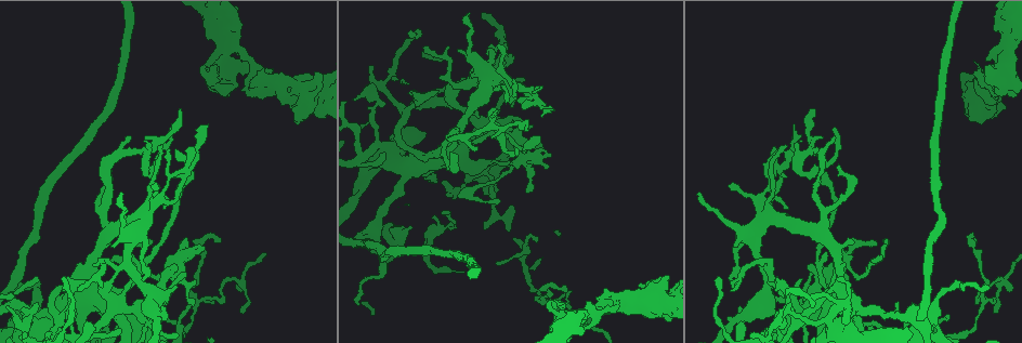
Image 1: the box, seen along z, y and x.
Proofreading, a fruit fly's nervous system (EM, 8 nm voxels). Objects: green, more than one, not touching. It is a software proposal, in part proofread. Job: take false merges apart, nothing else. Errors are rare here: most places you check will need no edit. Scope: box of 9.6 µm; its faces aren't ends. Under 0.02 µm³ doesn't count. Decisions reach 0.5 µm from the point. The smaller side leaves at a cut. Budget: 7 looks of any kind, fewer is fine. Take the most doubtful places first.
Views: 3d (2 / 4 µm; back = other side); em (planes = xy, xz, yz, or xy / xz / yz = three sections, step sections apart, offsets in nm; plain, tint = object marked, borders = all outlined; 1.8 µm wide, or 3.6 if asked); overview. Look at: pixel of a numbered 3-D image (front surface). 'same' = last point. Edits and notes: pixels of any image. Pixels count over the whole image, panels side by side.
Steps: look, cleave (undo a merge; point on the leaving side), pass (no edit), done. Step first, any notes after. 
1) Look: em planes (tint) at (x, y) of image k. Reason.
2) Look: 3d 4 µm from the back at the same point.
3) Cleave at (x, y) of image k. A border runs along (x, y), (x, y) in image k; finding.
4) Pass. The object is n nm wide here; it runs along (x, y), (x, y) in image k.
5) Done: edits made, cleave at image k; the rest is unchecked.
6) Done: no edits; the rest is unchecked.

Look: 3d 4 µm at (811, 318) of image 1. Three-way junction.

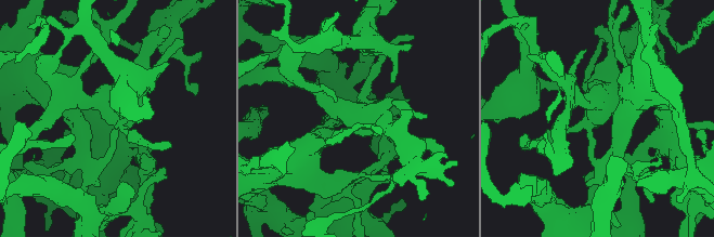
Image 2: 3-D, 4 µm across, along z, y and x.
Look: em 3.6 µm planes (tint) at (116, 114) of image 2. Now the EM.

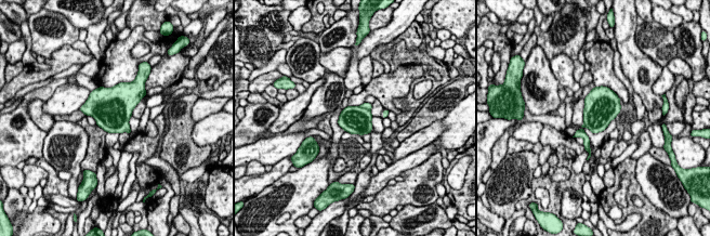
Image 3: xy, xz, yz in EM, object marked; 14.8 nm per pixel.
Pass. Continuous, no second neuron.

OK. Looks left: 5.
Look: 3d 4 µm from the back at (651, 308) of image 1. Arms run side by side.

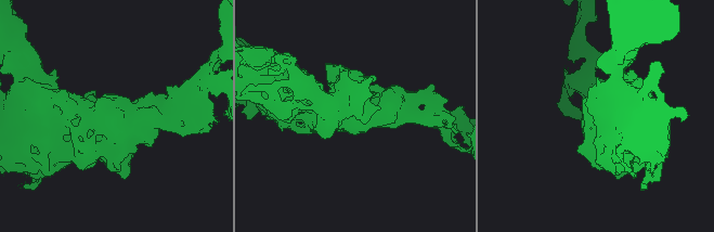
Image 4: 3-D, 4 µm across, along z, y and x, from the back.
Look: em planes (borders) at (358, 115) of image 4.

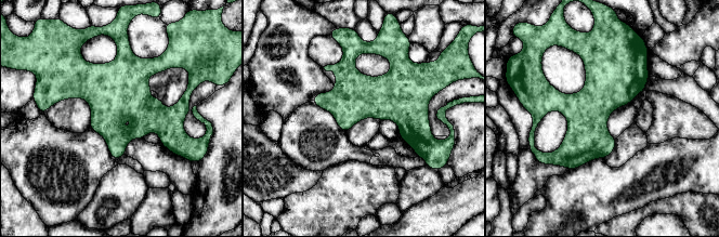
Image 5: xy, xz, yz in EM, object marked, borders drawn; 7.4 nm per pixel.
Pass. The object is 320 nm wide here; continuous, no second neuron.

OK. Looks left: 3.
Look: em xy step 16 (tint) at (1008, 24) of image 1. A fork.

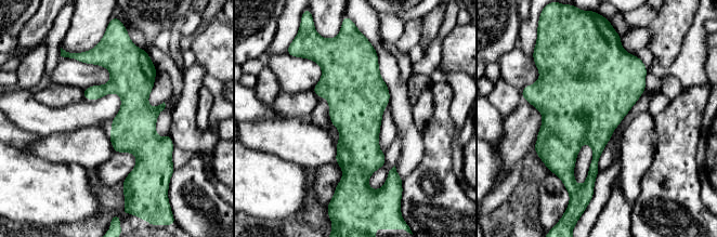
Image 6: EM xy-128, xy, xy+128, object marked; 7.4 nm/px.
Look: em planes (tint) at the same point.

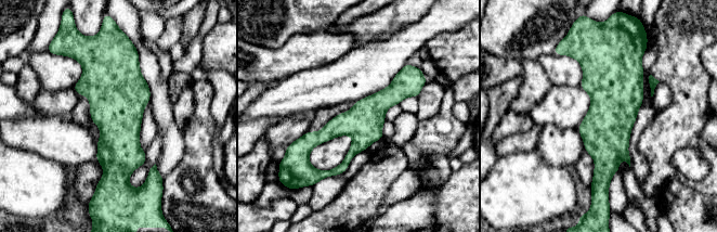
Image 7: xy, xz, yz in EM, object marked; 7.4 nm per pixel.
Pass. It runs along (414, 84), (303, 151) in image 7; one neuron here.

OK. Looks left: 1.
Done: no edits; the rest is unchecked.

